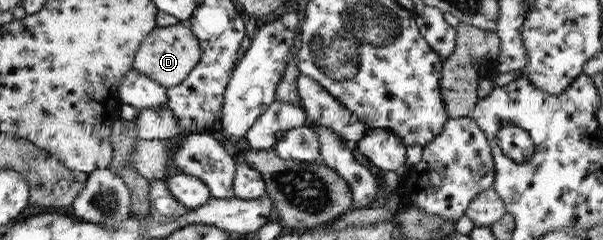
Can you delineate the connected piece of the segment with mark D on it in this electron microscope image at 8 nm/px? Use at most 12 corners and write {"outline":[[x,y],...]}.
{"outline":[[187,23],[158,26],[133,68],[169,89],[199,64]]}

